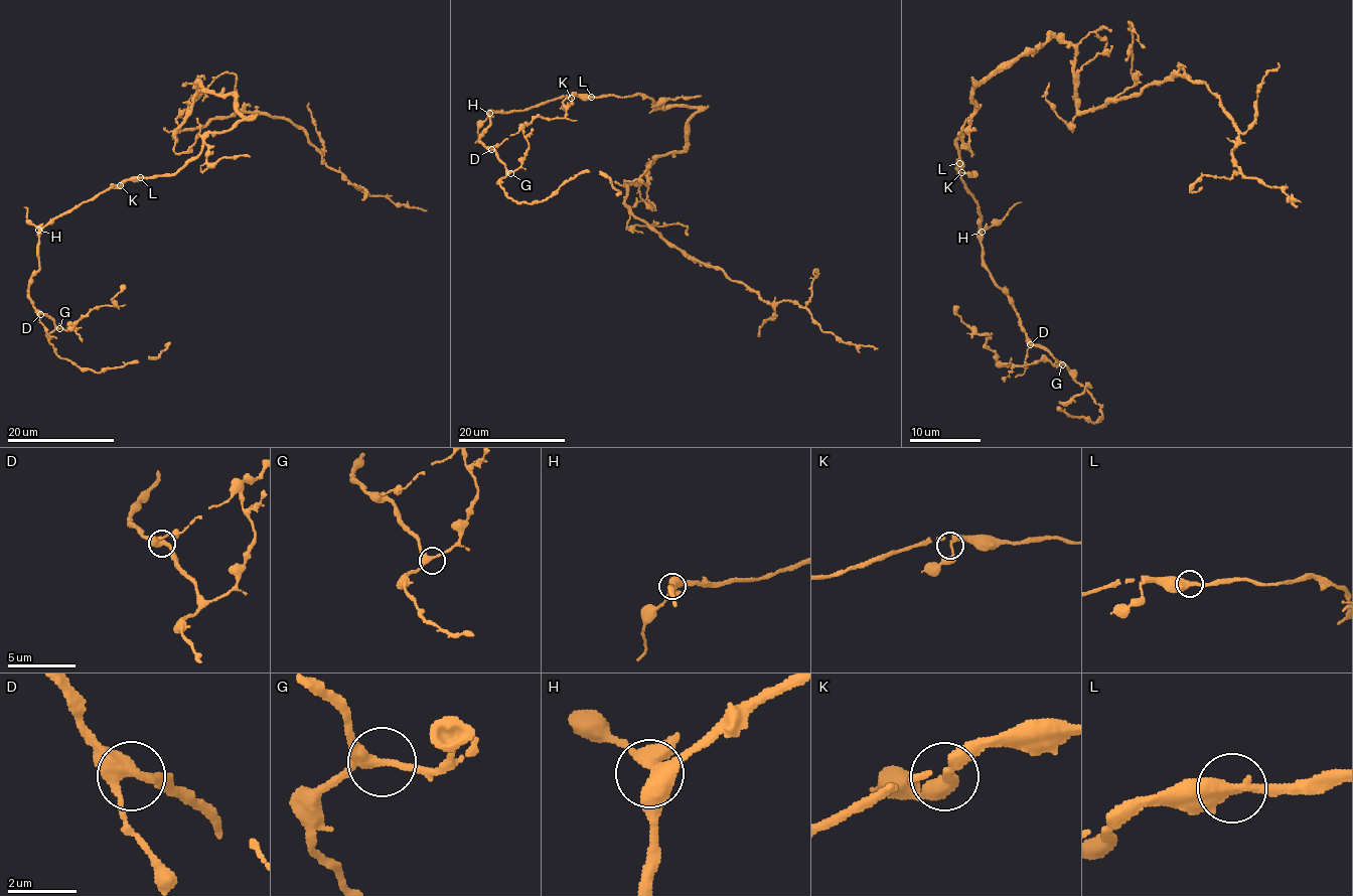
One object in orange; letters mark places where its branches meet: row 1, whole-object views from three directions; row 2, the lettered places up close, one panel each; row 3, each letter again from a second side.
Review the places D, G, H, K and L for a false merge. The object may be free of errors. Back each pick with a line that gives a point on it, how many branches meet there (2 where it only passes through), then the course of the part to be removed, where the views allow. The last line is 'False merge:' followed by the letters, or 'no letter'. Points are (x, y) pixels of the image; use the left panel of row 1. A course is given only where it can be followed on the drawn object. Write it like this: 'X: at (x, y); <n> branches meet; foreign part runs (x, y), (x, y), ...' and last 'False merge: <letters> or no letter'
False merge: no letter

